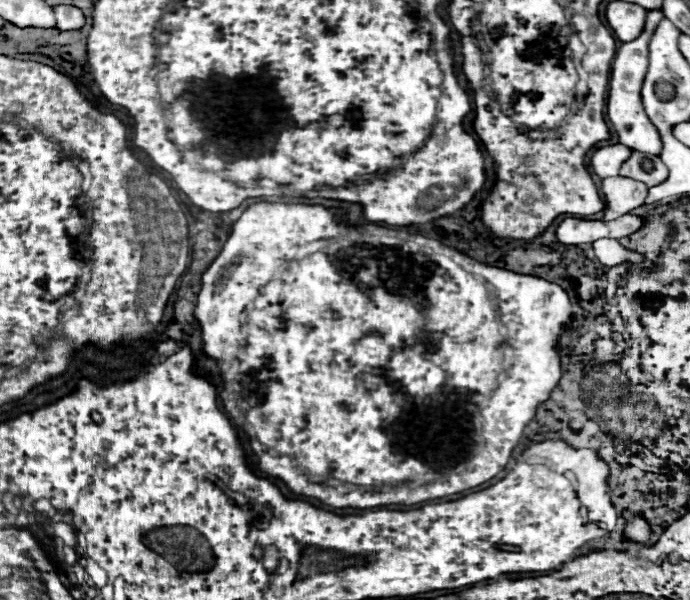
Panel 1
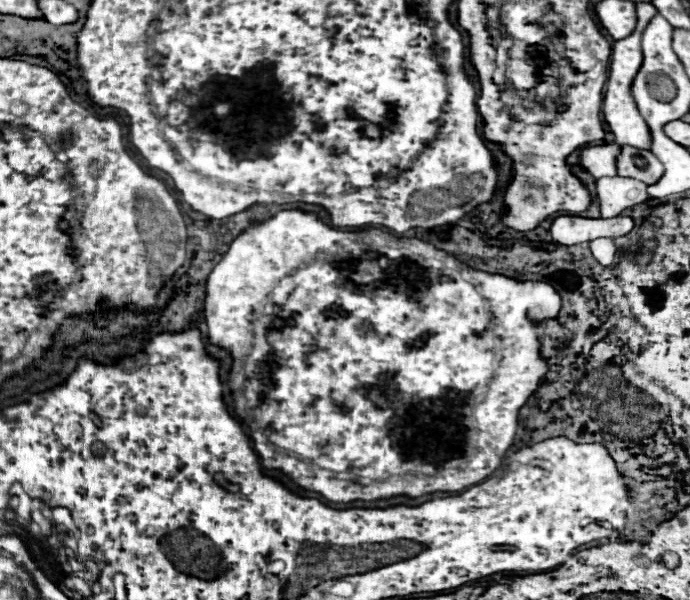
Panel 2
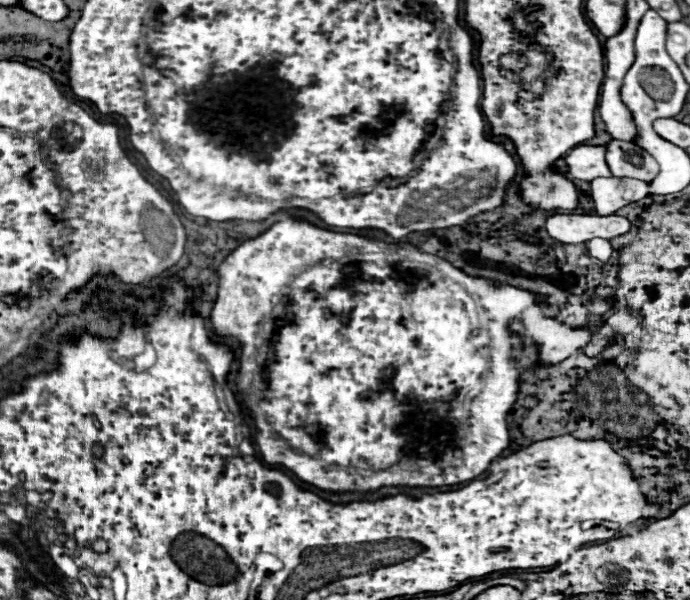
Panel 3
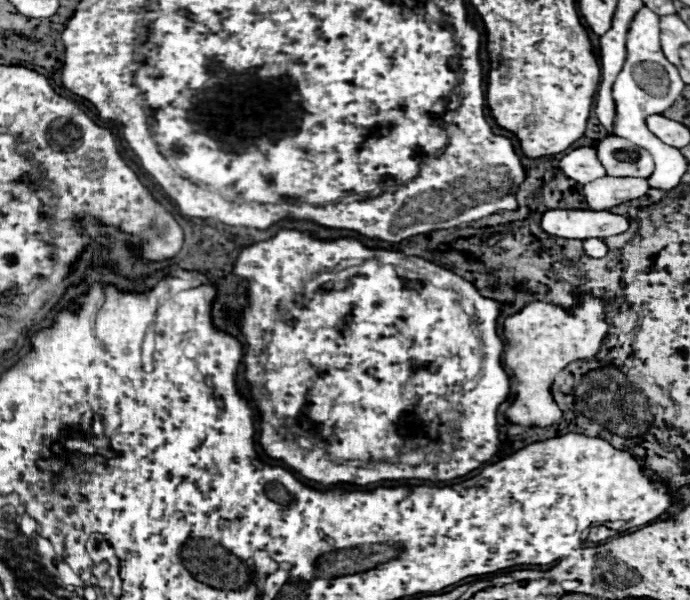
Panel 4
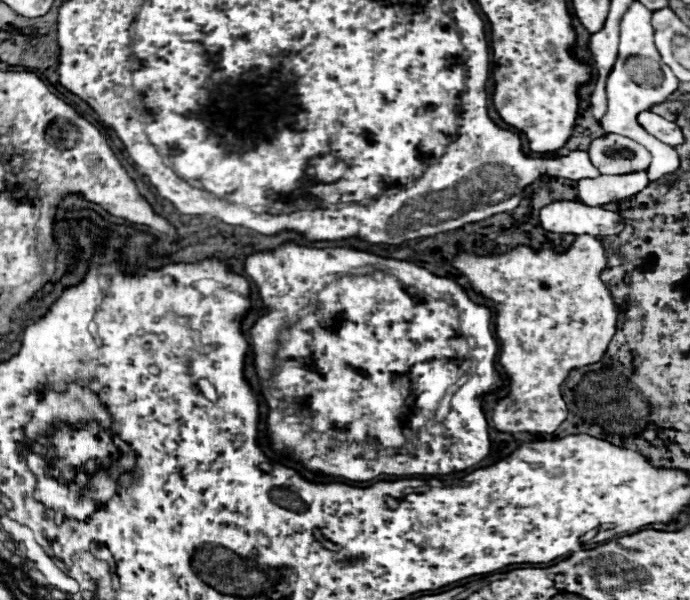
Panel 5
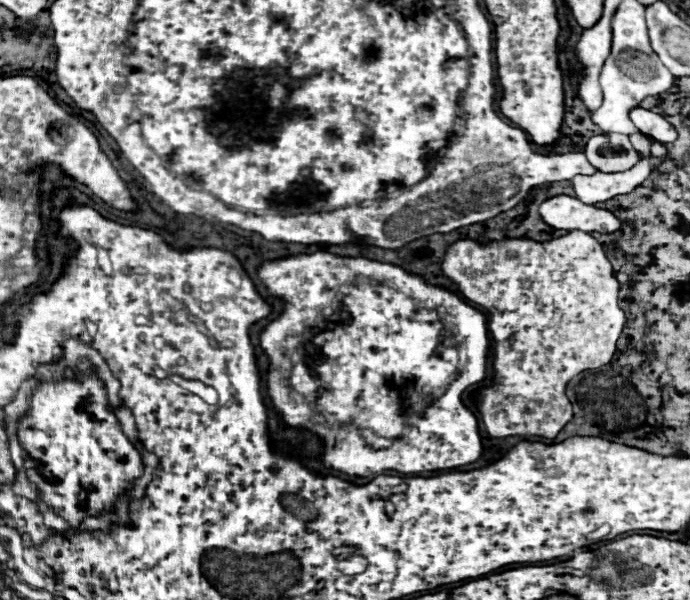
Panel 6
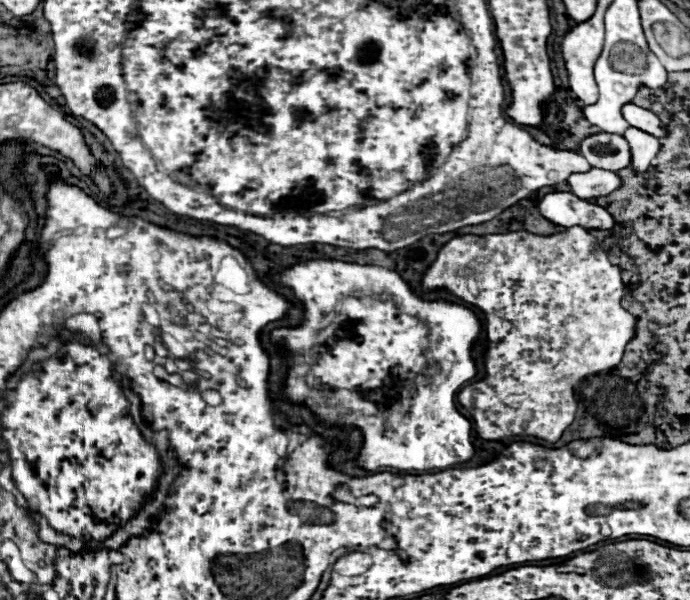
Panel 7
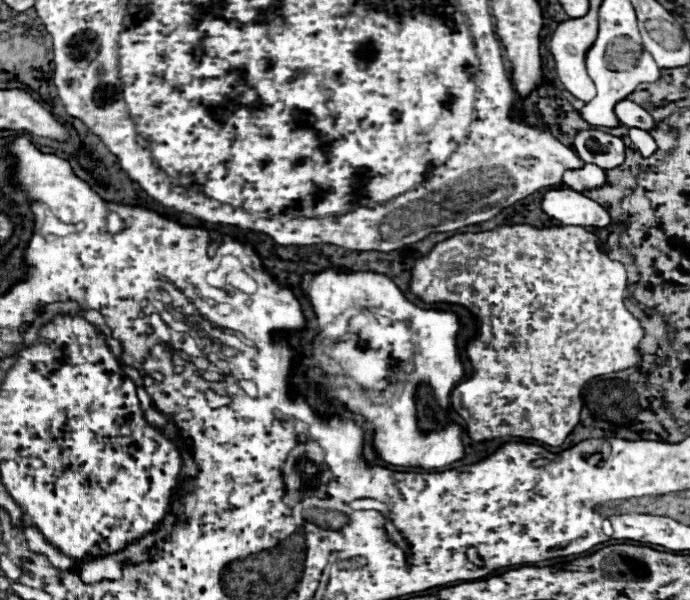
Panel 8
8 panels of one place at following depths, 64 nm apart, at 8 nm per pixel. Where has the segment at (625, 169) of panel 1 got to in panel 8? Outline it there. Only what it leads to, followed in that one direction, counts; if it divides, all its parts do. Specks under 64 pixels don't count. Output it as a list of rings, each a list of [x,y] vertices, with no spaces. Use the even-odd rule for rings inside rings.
[[[584,130],[574,138],[576,154],[604,170],[618,168],[626,158],[626,144],[622,138],[612,136],[602,130]]]

